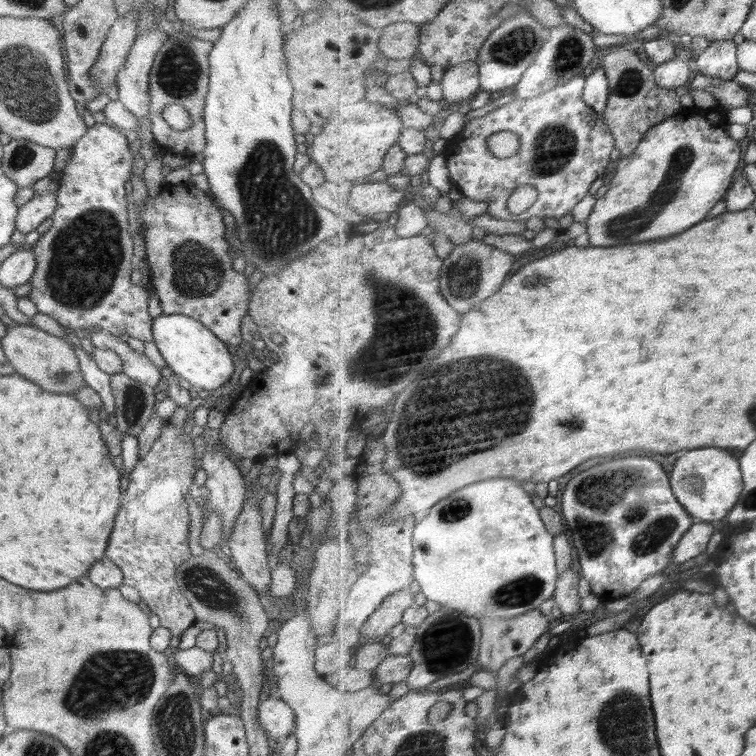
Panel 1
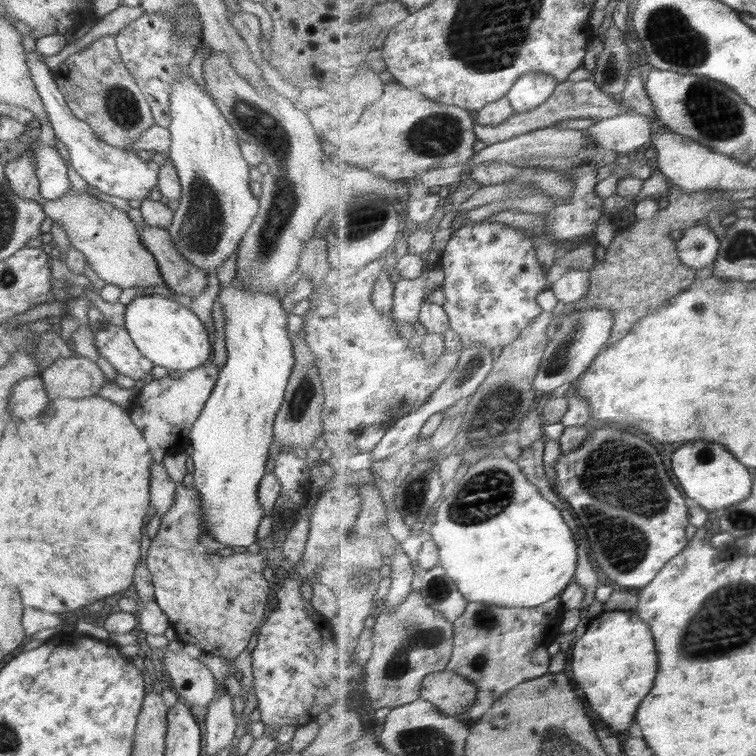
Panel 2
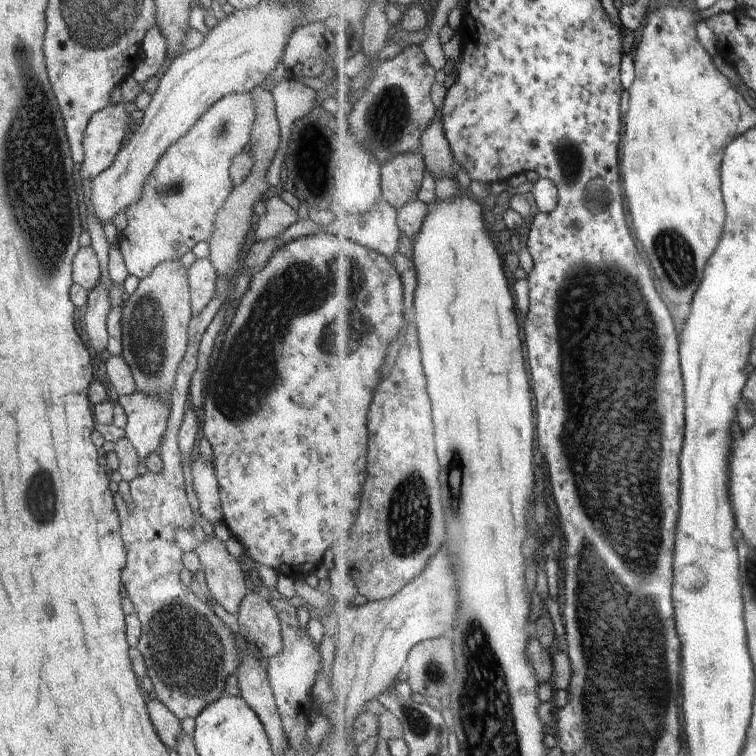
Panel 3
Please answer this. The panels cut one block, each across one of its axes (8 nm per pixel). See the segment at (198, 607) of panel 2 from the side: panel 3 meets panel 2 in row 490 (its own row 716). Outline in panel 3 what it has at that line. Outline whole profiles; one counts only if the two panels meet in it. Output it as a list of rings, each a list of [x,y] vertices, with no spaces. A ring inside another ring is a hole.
[[[280,237],[267,238],[263,241],[250,241],[243,253],[240,266],[233,277],[229,280],[229,285],[224,292],[215,294],[215,297],[208,302],[204,310],[198,315],[194,315],[188,322],[188,332],[186,350],[182,356],[176,369],[174,386],[171,394],[171,413],[167,422],[165,435],[160,443],[157,453],[162,459],[161,471],[153,473],[147,471],[144,475],[138,475],[134,480],[129,482],[130,494],[136,506],[133,514],[128,513],[126,502],[121,498],[120,493],[114,493],[113,499],[119,514],[121,524],[121,537],[124,548],[126,549],[127,561],[122,572],[122,584],[128,590],[128,598],[134,604],[134,610],[142,622],[142,638],[138,644],[138,650],[144,656],[146,662],[146,670],[148,676],[152,680],[157,699],[164,703],[164,706],[178,717],[178,720],[183,718],[196,718],[208,705],[217,701],[225,692],[227,678],[237,672],[239,665],[239,652],[235,647],[235,640],[232,631],[222,623],[212,608],[203,600],[200,600],[197,595],[190,591],[180,581],[180,572],[184,568],[182,555],[184,554],[178,544],[176,544],[175,534],[178,529],[193,533],[192,526],[194,523],[194,514],[192,507],[188,503],[186,497],[186,489],[184,487],[184,470],[182,469],[182,459],[178,444],[179,428],[184,420],[184,408],[189,396],[189,384],[191,376],[197,367],[197,355],[202,335],[206,328],[215,317],[218,310],[223,307],[236,286],[236,281],[244,273],[260,272],[274,251],[282,246],[283,240]]]

